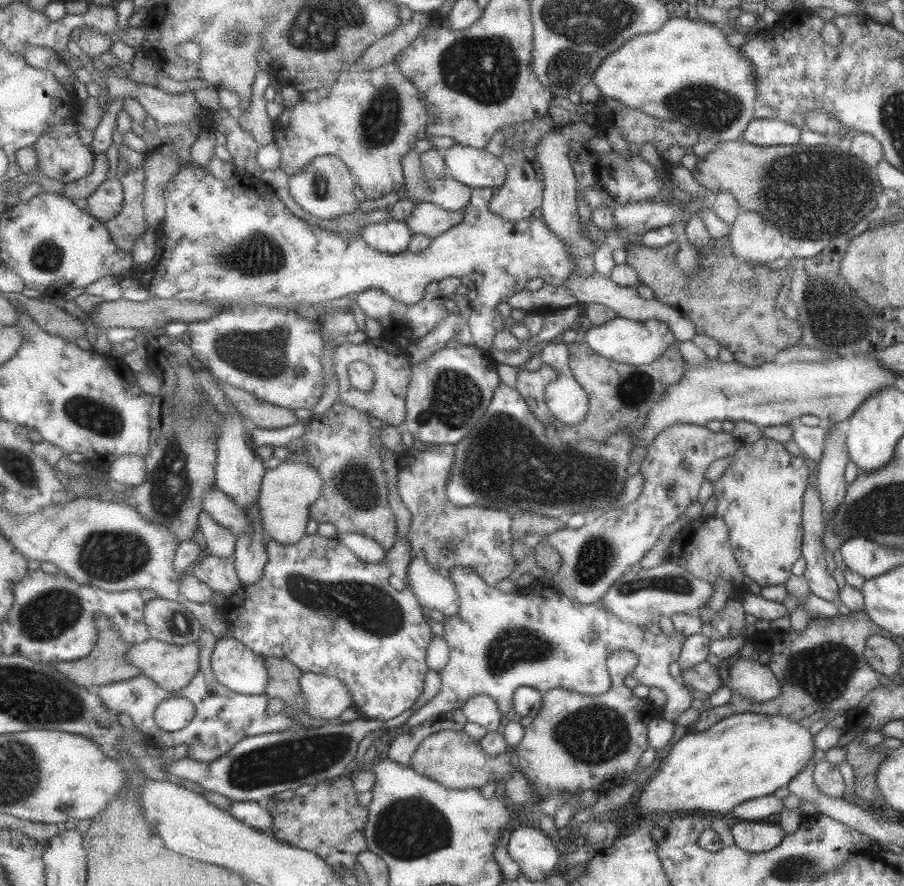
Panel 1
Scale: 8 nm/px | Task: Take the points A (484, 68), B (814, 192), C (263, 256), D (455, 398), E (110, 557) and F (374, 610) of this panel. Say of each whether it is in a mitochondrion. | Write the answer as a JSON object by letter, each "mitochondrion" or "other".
{"A":"mitochondrion","B":"mitochondrion","C":"mitochondrion","D":"mitochondrion","E":"mitochondrion","F":"mitochondrion"}

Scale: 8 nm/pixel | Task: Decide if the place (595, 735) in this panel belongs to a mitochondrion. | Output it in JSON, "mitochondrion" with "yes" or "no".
{"mitochondrion":"yes"}

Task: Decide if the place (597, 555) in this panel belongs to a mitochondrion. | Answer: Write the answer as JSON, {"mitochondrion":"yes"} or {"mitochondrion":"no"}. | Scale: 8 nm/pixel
{"mitochondrion":"yes"}

